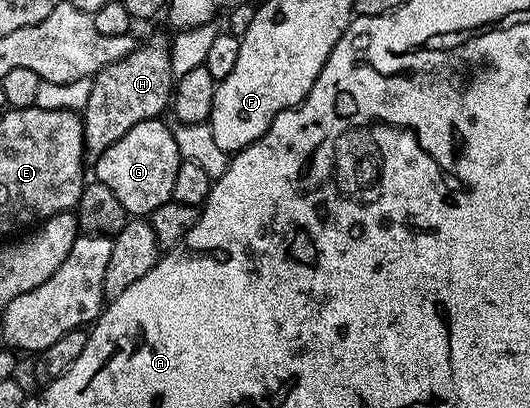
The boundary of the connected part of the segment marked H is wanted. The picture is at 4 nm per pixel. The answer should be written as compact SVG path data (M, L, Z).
M150 39L147 43L139 42L120 61L112 61L104 69L92 78L92 93L88 93L86 106L81 108L80 118L82 120L82 149L87 164L97 163L98 158L106 152L109 147L116 145L132 125L140 125L140 121L157 119L163 113L162 110L169 108L172 103L172 92L176 82L175 75L170 69L170 48L165 39Z

